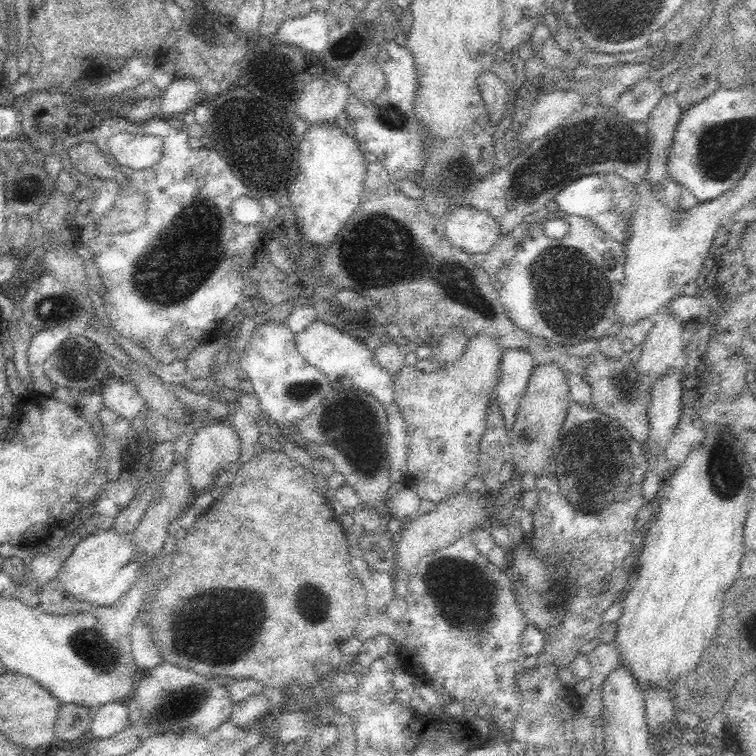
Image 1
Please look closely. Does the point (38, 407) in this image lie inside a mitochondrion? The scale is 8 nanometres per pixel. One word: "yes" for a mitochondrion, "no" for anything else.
no

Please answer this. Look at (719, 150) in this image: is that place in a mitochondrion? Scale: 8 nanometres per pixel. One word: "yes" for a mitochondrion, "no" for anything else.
yes

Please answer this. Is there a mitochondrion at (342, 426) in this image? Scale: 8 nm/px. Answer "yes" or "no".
yes

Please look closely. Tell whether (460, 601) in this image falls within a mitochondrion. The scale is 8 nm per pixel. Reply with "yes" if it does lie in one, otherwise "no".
yes

